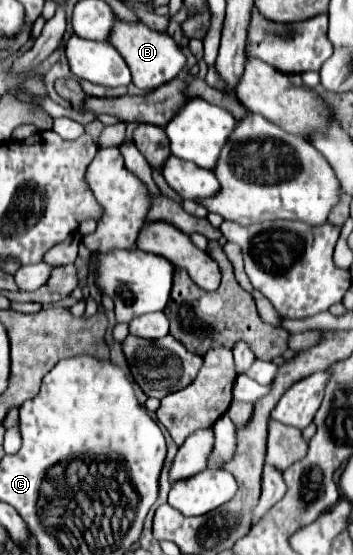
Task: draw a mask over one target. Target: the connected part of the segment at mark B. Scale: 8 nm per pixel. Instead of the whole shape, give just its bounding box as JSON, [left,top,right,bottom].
[108,17,186,91]

